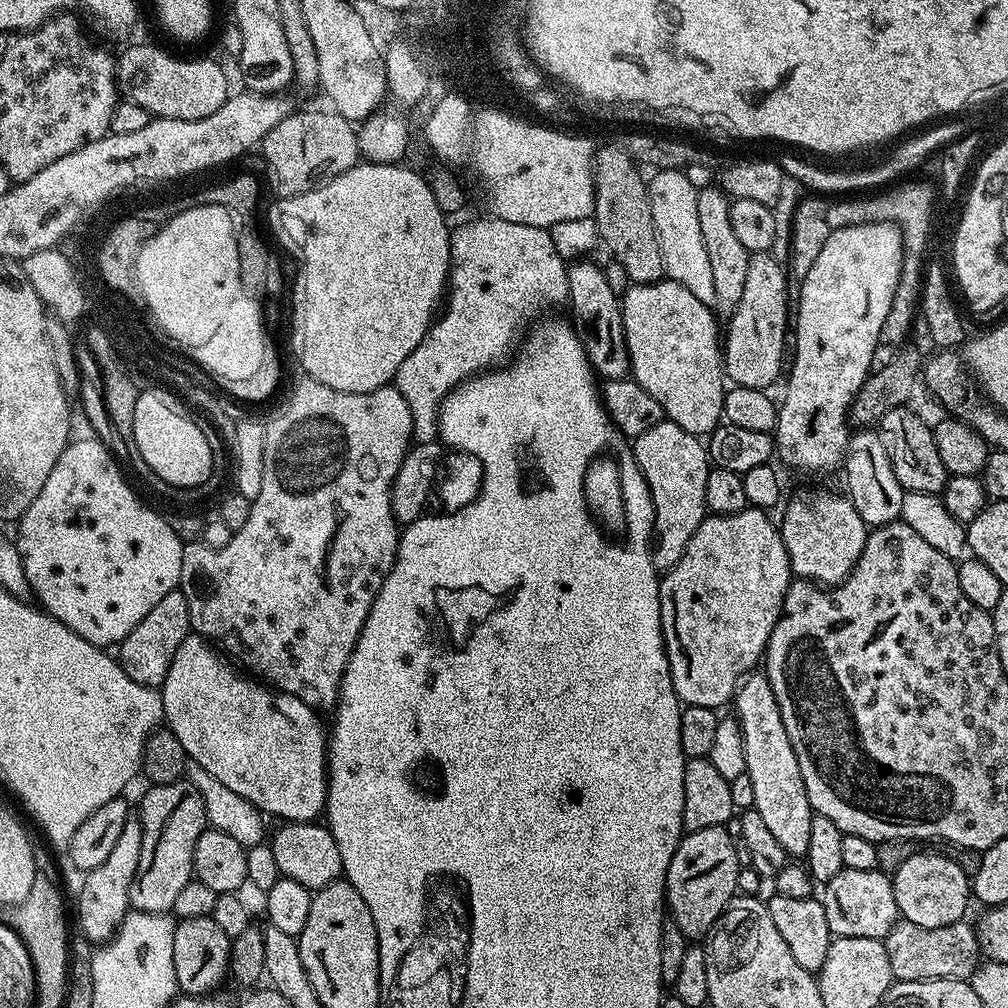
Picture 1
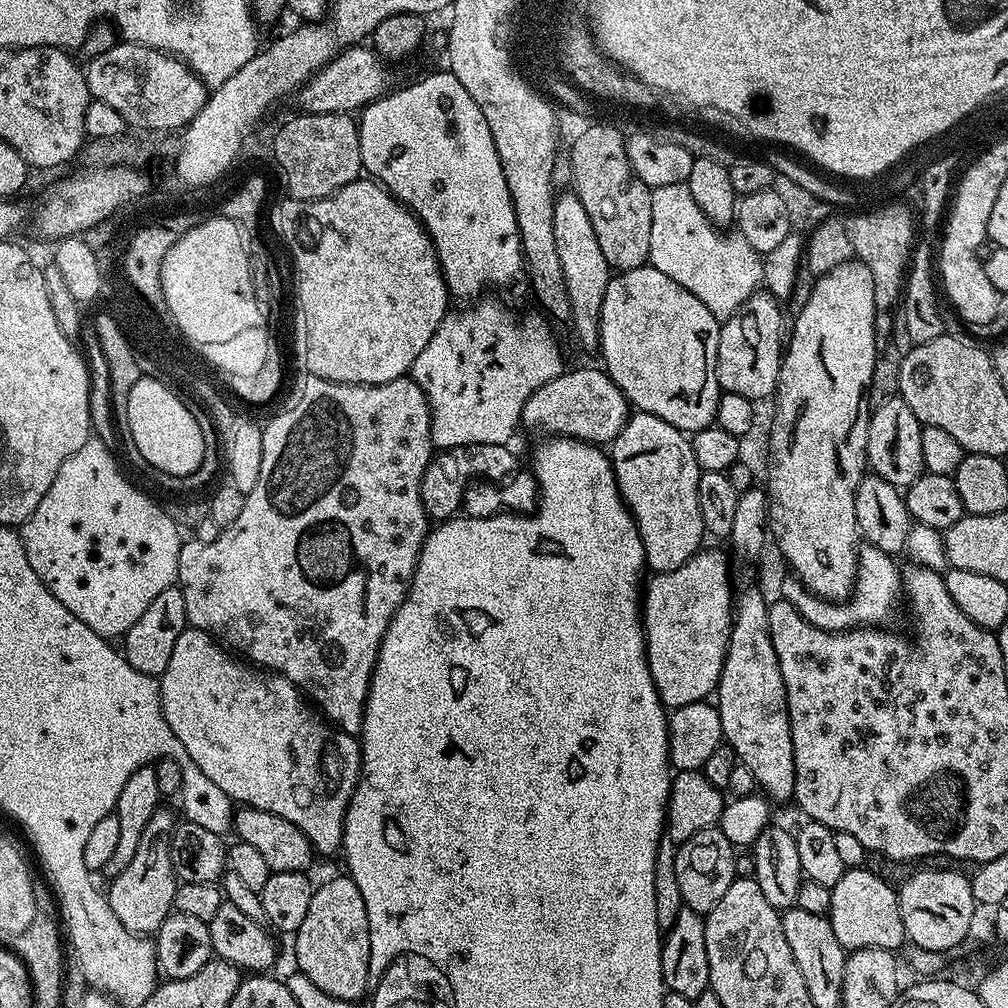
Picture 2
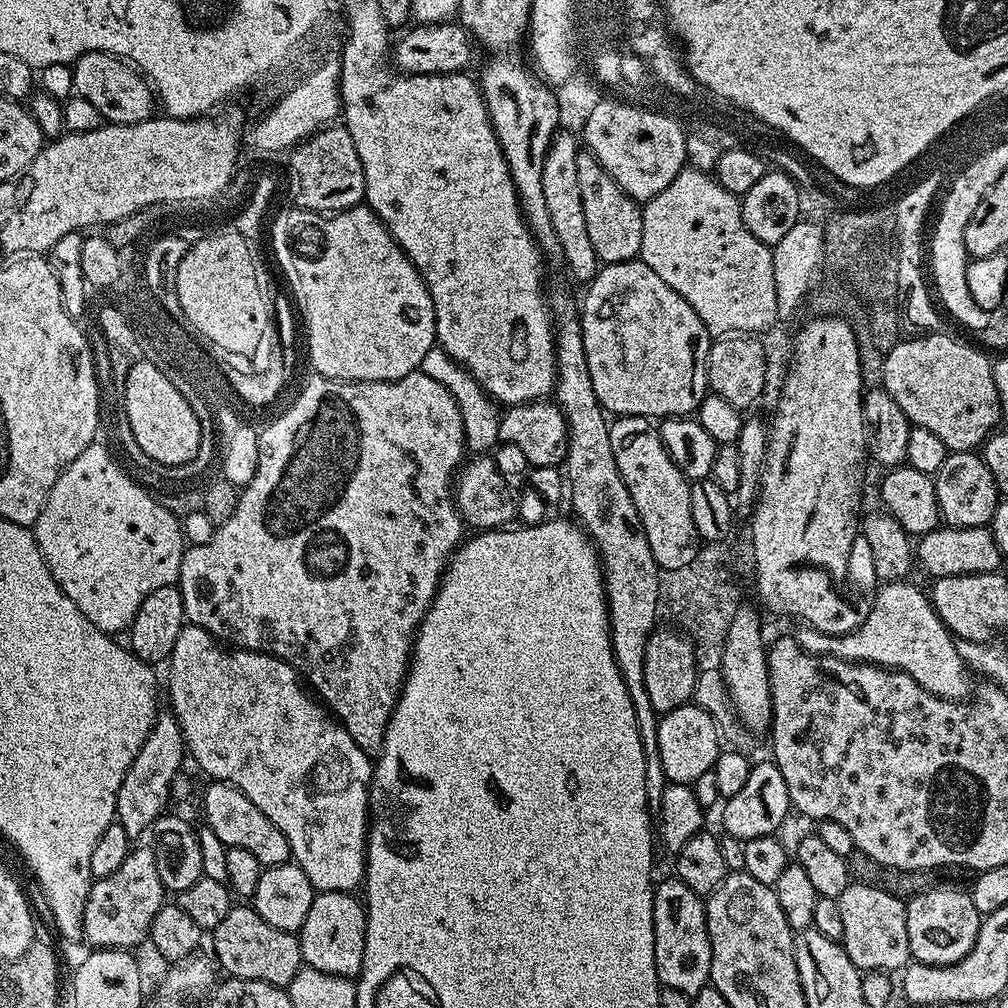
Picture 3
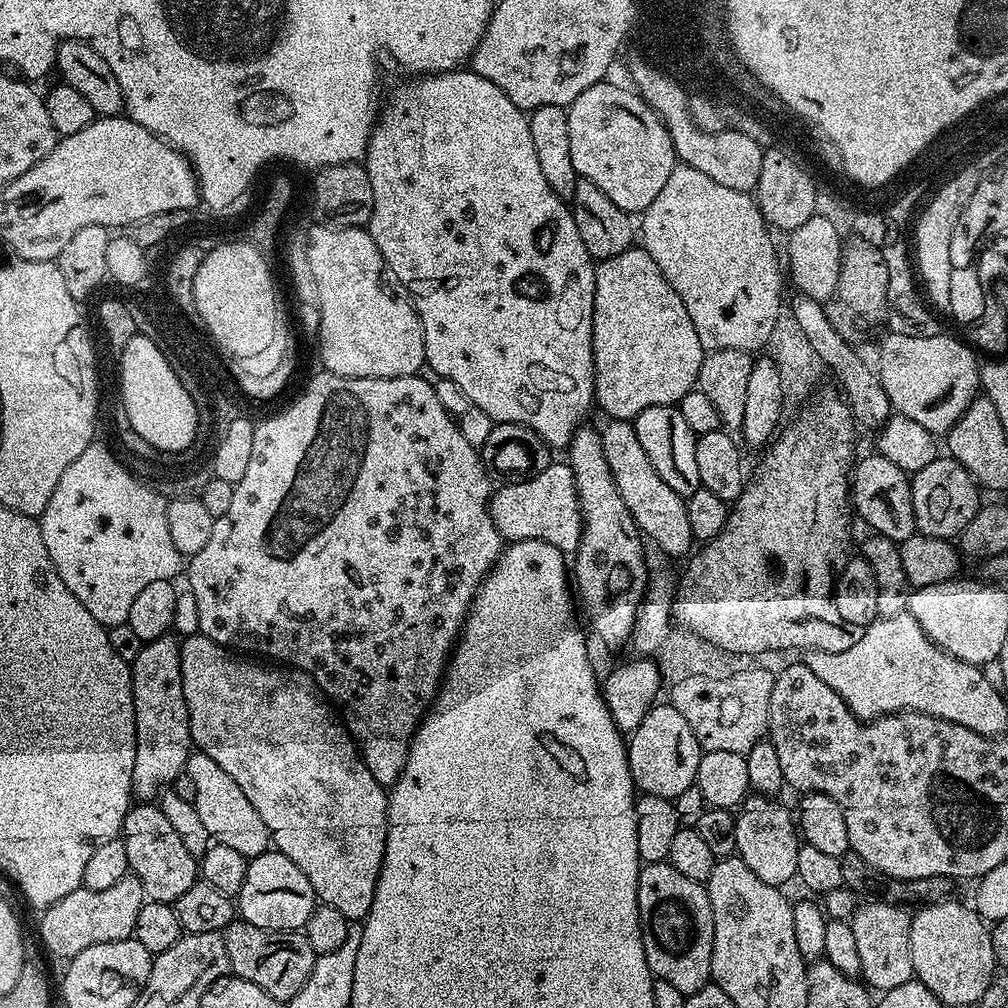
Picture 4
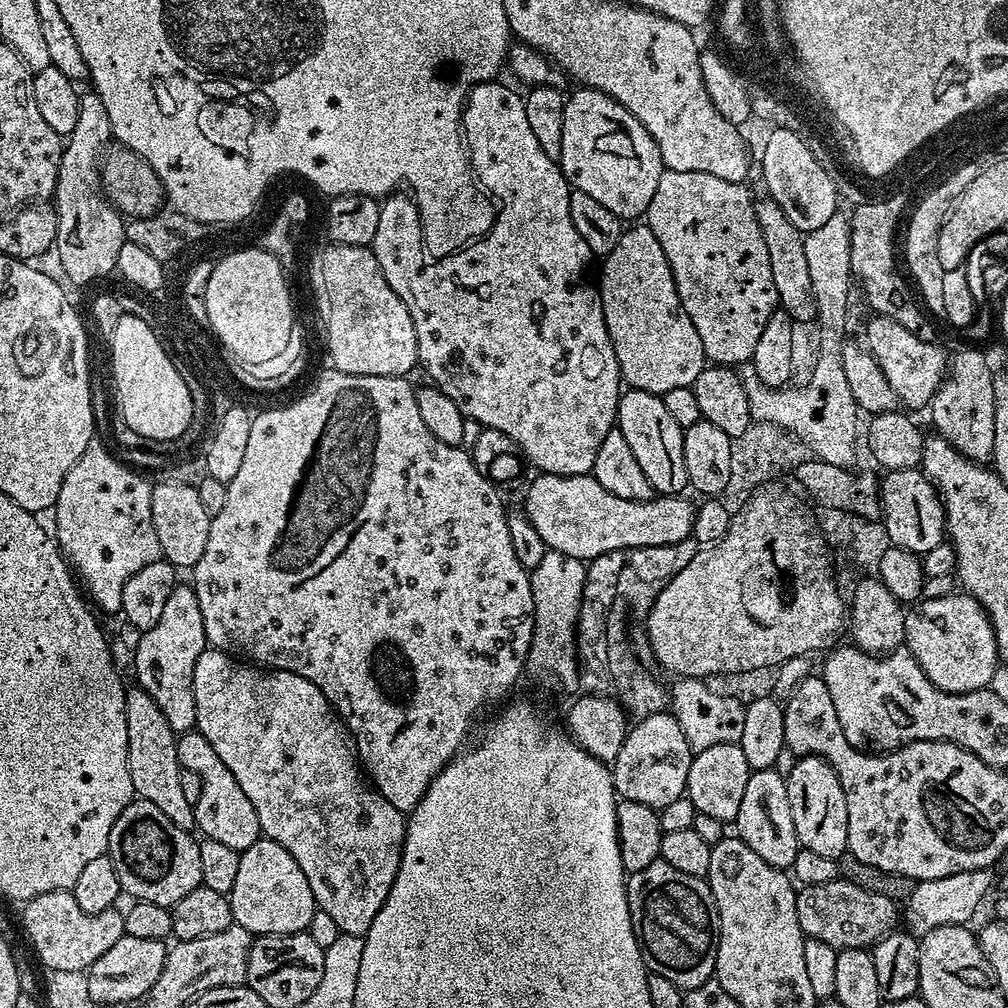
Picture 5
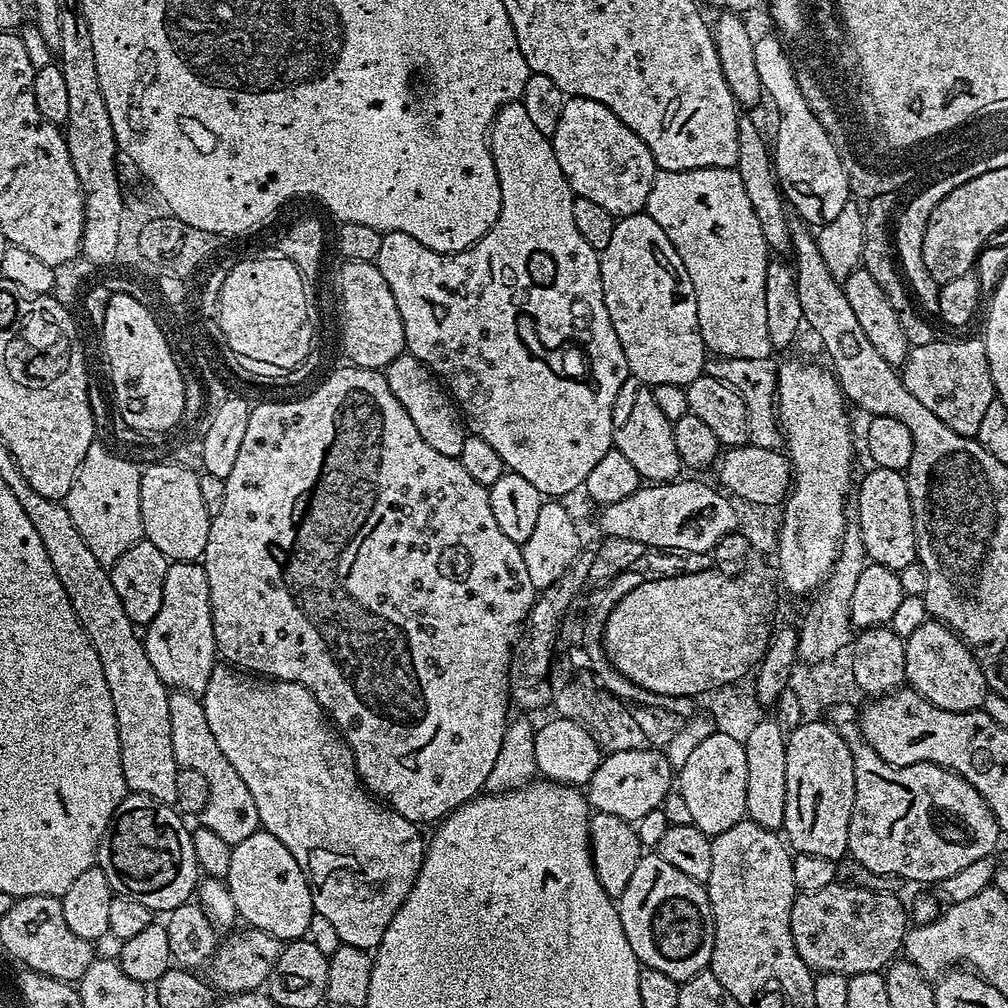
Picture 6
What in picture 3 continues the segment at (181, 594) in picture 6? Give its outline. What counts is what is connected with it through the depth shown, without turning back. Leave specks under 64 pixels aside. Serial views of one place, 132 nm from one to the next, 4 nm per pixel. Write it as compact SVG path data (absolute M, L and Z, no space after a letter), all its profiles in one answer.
M161 711L146 742L142 742L142 750L138 750L134 762L130 762L126 778L122 778L122 786L118 786L115 823L120 824L128 836L139 838L143 832L147 833L151 829L156 819L165 815L167 808L164 807L172 800L174 774L182 770L183 764L180 763L183 760L186 760L186 749L180 723L171 711Z

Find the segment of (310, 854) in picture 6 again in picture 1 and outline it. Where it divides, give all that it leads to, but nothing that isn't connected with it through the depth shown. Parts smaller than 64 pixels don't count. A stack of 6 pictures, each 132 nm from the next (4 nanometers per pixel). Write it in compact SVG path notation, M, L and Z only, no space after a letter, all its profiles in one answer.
M189 634L174 653L160 692L166 727L182 742L185 757L191 763L202 766L206 774L214 774L222 786L242 794L261 813L277 816L280 822L315 821L328 803L328 736L325 725L323 728L316 717L317 709L249 678L243 671L235 672L231 666L203 636Z

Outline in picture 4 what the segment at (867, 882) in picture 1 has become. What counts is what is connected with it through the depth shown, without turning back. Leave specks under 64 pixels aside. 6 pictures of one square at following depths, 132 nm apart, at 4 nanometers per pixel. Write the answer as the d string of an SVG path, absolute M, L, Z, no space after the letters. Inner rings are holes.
M864 902L850 917L858 955L862 961L860 976L869 989L883 994L913 979L912 955L910 954L910 926L912 916L907 907L898 904ZM868 903L868 904L864 904Z

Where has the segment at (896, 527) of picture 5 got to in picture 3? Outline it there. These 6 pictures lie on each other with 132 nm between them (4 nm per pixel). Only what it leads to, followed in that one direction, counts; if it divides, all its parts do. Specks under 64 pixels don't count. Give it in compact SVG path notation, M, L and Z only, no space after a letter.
M975 451L949 452L940 469L935 472L934 479L940 515L947 527L983 528L991 525L1002 497L994 482L994 474L990 474L990 466L986 466L983 455Z

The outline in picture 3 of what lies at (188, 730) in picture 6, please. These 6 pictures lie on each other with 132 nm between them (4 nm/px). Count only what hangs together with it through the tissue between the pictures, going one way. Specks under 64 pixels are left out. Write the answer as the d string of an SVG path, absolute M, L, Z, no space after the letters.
M223 782L209 783L209 788L204 792L204 821L203 823L214 834L218 834L220 841L228 848L241 848L249 854L254 854L258 862L264 868L273 868L279 864L287 864L292 860L290 842L286 842L286 834L242 794L242 790L235 788L233 784Z

